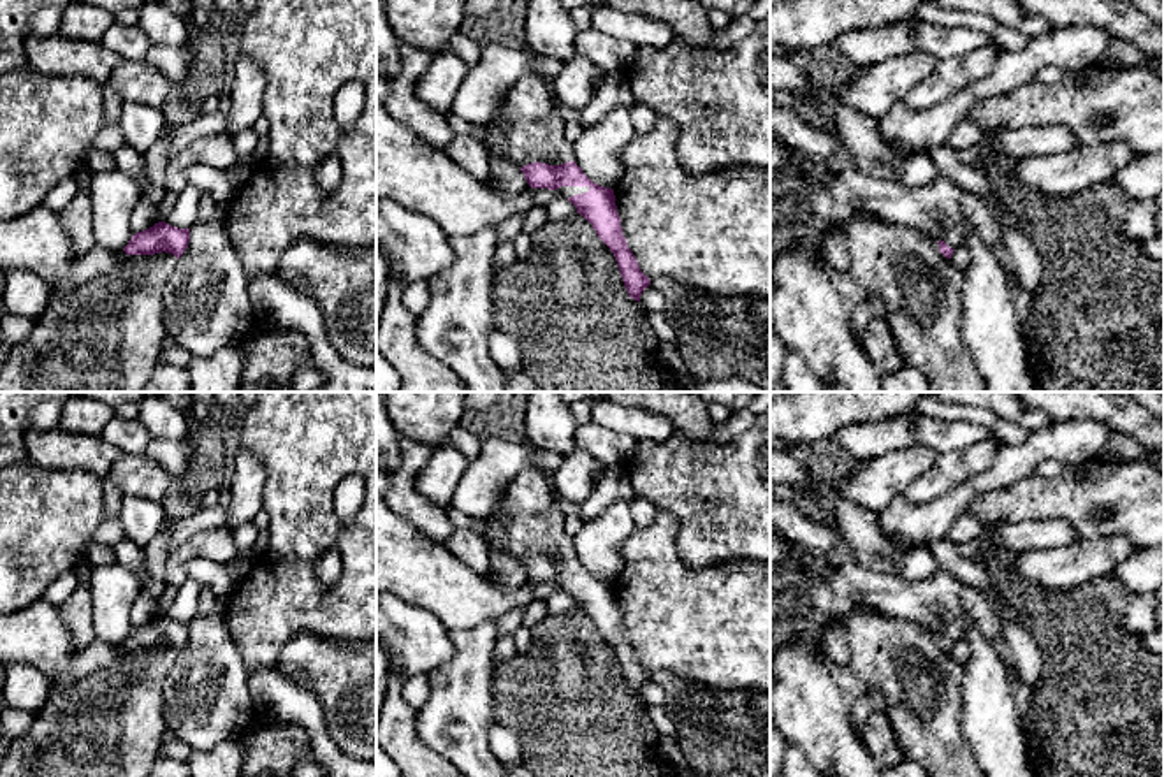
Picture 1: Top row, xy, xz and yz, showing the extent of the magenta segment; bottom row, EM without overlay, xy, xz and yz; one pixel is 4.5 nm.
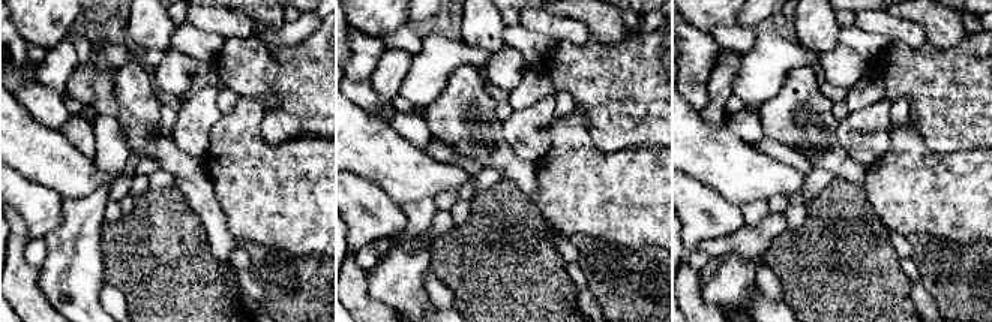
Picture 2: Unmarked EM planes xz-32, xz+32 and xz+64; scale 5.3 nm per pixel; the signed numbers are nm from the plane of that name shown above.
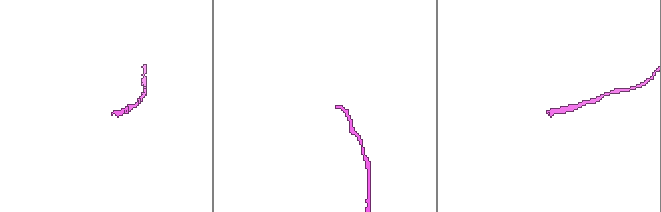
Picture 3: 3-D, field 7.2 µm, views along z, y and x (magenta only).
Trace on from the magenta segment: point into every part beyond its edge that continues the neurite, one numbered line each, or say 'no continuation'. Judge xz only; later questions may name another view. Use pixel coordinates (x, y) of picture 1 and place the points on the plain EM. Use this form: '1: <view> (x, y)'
1: xz (567, 586)

